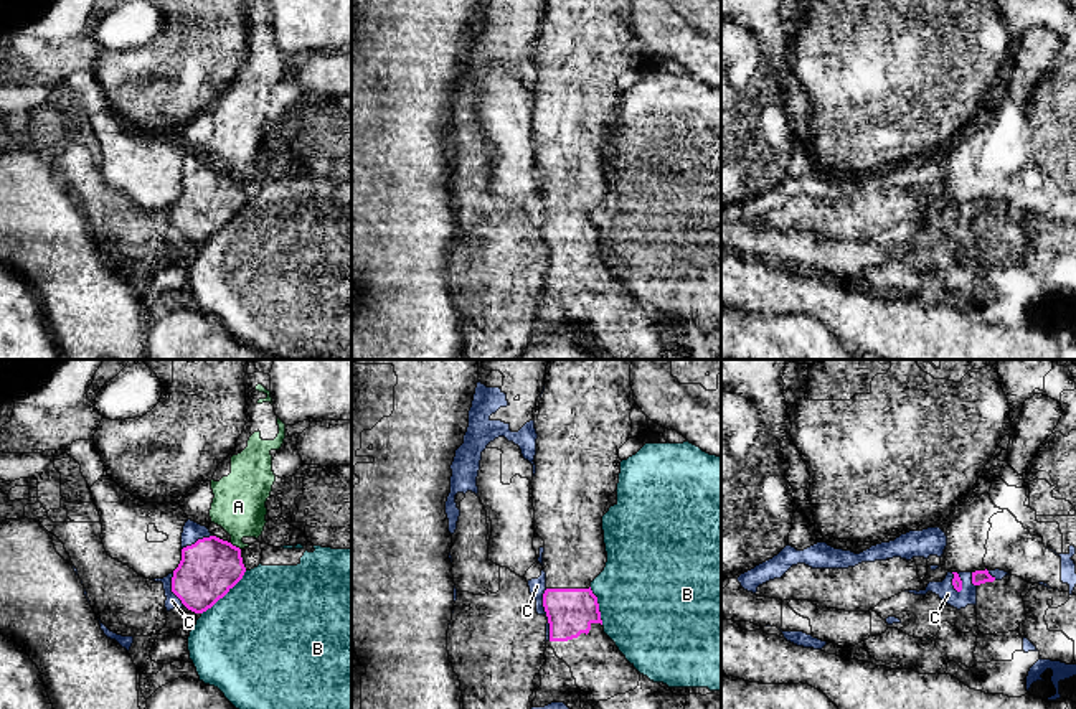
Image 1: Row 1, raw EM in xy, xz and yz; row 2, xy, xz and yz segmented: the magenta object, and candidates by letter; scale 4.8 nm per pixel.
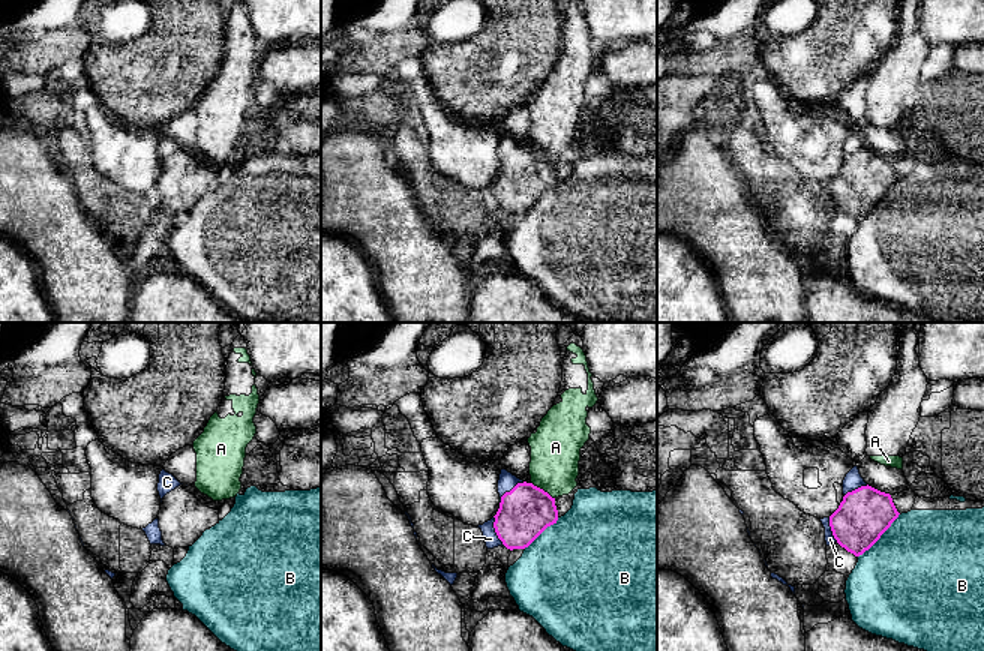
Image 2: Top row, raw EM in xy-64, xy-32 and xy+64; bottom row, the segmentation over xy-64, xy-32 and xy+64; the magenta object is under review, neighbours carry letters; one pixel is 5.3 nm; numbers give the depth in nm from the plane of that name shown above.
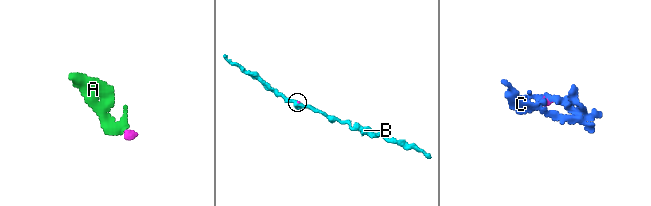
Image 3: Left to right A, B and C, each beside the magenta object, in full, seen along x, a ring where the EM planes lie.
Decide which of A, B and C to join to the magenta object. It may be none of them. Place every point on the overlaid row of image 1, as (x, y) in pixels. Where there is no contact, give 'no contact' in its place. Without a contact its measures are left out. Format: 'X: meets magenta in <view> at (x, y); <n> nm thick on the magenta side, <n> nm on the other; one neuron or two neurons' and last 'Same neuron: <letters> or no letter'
A: meets magenta in xy at (235, 546); 280 nm thick on the magenta side, 260 nm on the other; two neurons
B: meets magenta in xy at (225, 594); 280 nm thick on the magenta side, 500 nm on the other; two neurons
C: meets magenta in xy at (172, 591); 280 nm thick on the magenta side, 70 nm on the other; two neurons
Same neuron: no letter

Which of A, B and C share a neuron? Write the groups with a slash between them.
A / B / C

